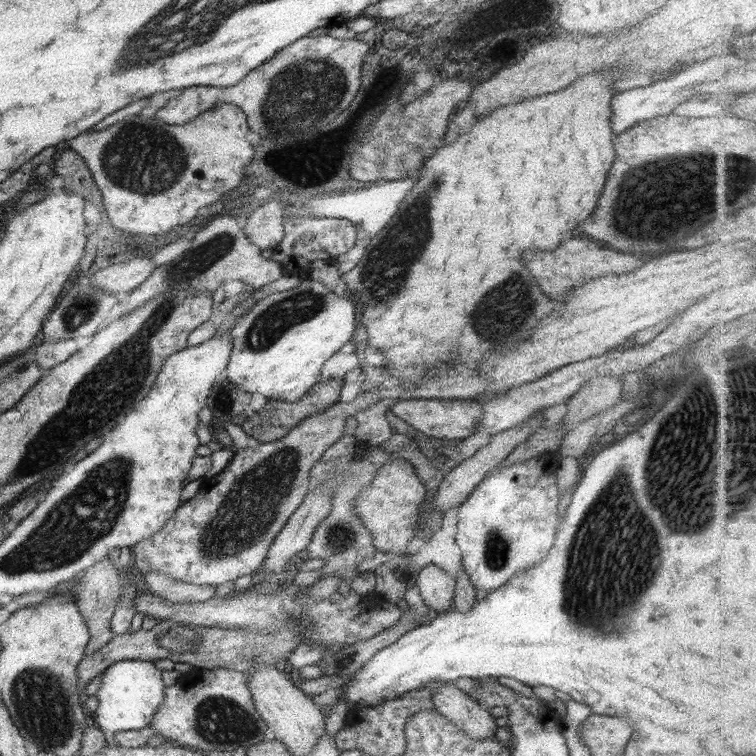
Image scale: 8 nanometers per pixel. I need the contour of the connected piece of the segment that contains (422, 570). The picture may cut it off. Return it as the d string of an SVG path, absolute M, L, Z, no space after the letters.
M426 565L416 568L413 577L415 587L433 615L452 610L456 580L448 572Z

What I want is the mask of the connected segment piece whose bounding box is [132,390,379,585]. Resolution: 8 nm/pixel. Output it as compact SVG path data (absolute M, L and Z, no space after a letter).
M366 391L351 402L338 401L330 409L300 421L286 436L271 443L258 443L256 447L237 450L228 466L213 480L205 479L195 496L178 507L168 523L154 535L135 544L133 569L138 574L161 573L174 581L211 585L234 582L262 568L268 550L290 516L300 508L309 493L312 466L346 431L346 418L368 408L379 398L374 391Z

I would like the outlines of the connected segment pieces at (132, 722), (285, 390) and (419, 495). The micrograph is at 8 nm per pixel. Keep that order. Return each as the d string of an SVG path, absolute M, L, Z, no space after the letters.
M140 659L120 660L103 671L104 679L95 695L98 699L98 710L91 716L94 724L105 734L110 747L114 747L114 735L125 730L142 730L152 724L154 713L164 701L164 682L161 671L153 661Z
M308 277L295 288L262 298L242 316L242 320L235 322L230 332L232 352L225 370L226 377L246 393L260 392L267 400L296 402L317 383L324 363L352 339L355 328L356 306L352 298L336 297L324 283Z
M396 455L392 463L382 465L372 482L368 483L356 497L356 516L372 534L372 544L378 551L392 553L394 556L408 559L407 544L419 536L418 518L427 491L424 484L414 472L414 466L406 458Z

